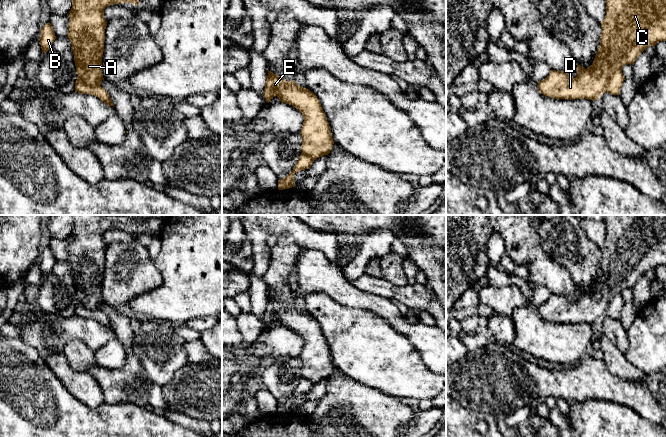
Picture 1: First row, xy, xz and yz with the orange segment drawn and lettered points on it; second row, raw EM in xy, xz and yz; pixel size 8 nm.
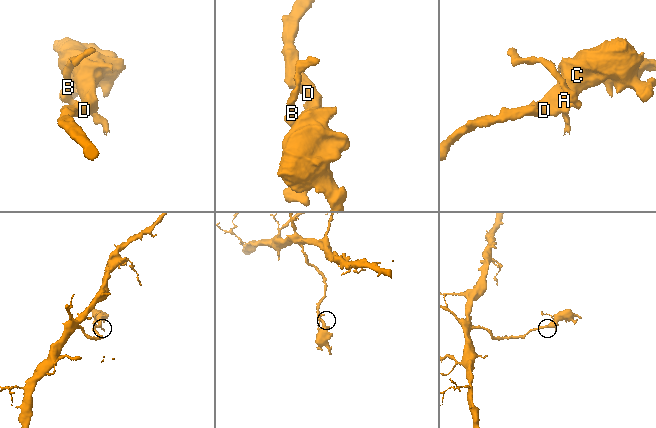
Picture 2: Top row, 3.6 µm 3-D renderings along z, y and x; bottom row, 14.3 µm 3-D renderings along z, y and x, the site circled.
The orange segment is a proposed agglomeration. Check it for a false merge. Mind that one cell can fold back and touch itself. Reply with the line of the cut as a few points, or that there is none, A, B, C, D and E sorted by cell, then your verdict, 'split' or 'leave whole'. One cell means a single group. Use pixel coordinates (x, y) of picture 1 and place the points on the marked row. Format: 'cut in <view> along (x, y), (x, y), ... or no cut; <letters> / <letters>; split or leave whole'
cut in yz along (620, 68), (608, 80), (605, 91); A C D E / B; split

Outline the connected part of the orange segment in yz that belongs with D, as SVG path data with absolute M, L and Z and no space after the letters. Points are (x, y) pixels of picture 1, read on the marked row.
M605 0L606 15L600 22L602 27L600 45L593 63L585 69L577 65L577 76L570 77L564 71L551 70L549 75L539 81L539 92L555 99L588 99L598 100L606 92L606 86L610 77L622 69L624 65L634 64L638 56L649 46L655 47L659 41L666 41L666 0Z

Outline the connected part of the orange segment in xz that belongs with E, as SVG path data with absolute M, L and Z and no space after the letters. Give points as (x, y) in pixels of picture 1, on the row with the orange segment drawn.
M268 70L263 96L268 103L277 96L281 102L294 106L302 113L302 153L314 160L330 153L334 144L331 129L313 92L299 86L294 80L286 81Z

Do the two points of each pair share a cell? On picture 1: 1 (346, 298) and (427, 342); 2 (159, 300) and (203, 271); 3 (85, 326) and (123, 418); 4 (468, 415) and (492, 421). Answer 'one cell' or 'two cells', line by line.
1: one cell
2: one cell
3: two cells
4: one cell

